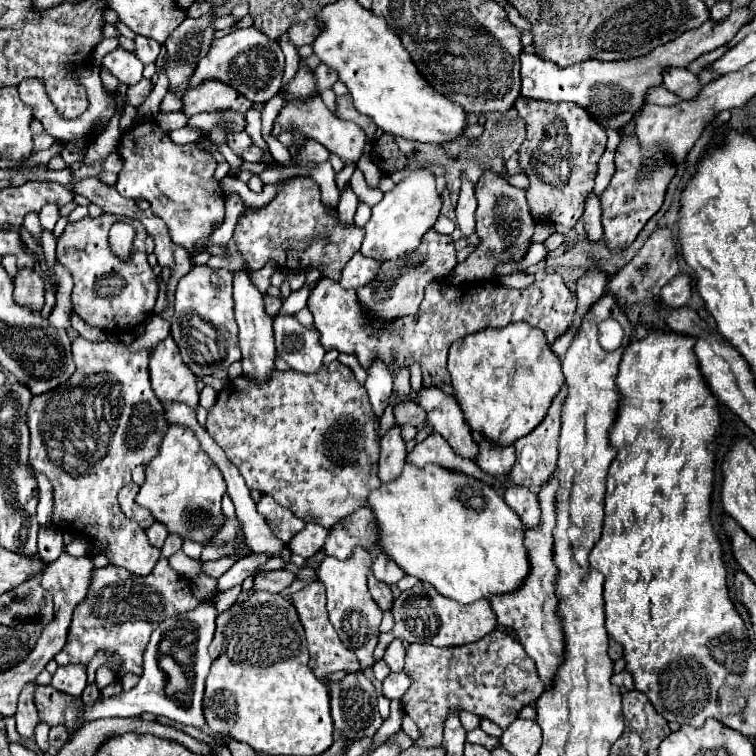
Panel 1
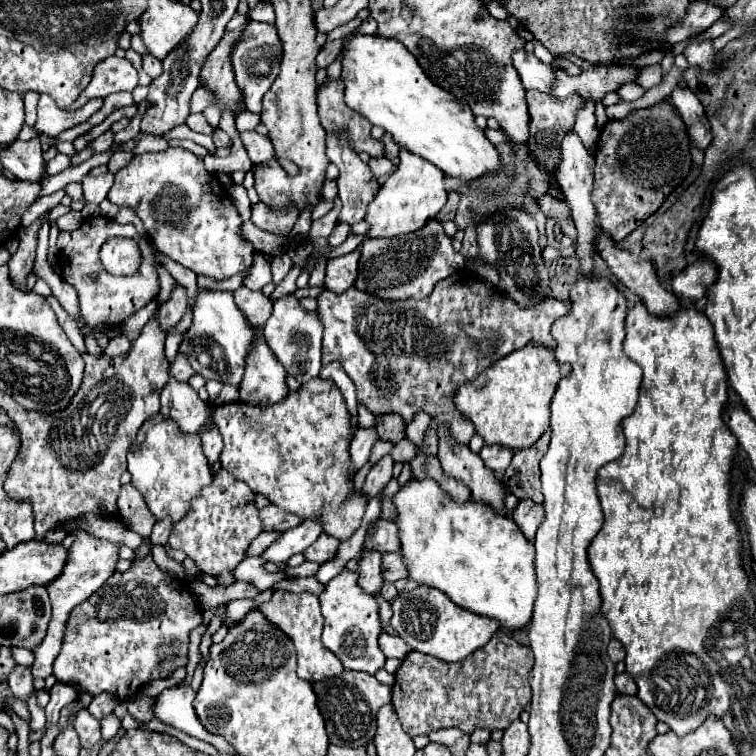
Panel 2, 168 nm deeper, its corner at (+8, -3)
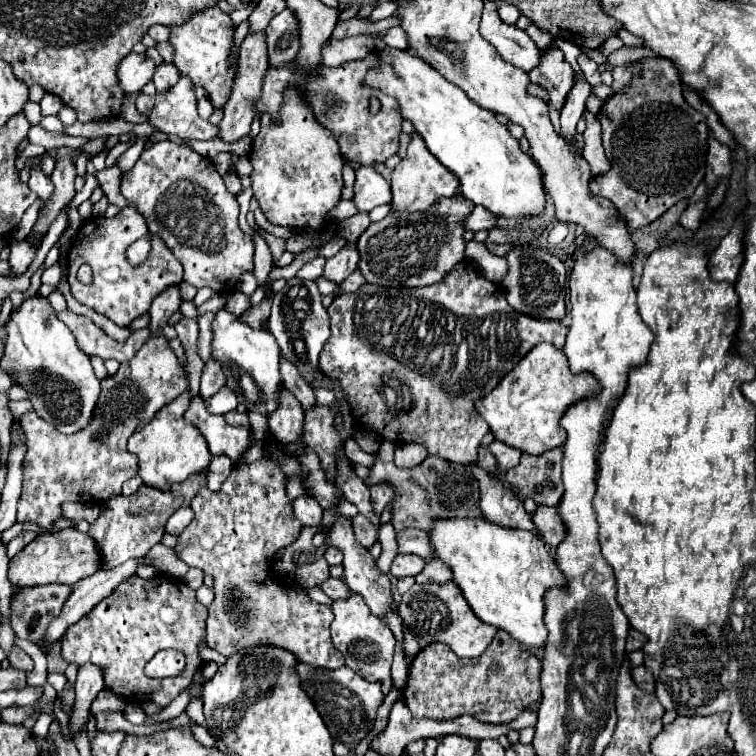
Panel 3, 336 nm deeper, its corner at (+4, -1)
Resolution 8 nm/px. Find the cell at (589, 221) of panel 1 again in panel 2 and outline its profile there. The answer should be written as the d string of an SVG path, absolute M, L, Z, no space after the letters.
M568 131L562 139L560 145L560 165L554 171L554 183L558 185L558 189L562 191L562 195L566 197L566 201L572 207L572 217L578 229L578 247L576 247L576 255L580 259L582 265L582 275L590 275L592 273L592 261L594 261L594 239L598 233L596 227L596 211L594 205L590 203L590 195L592 195L592 183L594 183L594 159L588 153L588 149L584 147L584 143L580 141L580 137L574 131Z

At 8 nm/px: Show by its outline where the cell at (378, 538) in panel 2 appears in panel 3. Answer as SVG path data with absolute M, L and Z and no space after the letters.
M402 529L396 533L398 553L414 553L430 561L434 557L432 547L428 545L428 535L422 529Z

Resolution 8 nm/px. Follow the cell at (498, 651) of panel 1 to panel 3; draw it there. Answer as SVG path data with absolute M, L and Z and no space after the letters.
M498 631L488 649L476 657L476 659L460 659L452 653L452 649L444 643L430 643L426 645L410 663L408 667L408 679L404 685L404 703L418 719L434 719L434 721L446 721L456 719L460 715L470 715L482 723L494 723L494 725L506 725L514 721L524 709L528 709L532 703L540 699L540 659L530 653L528 649L522 649L514 637L510 637L506 631Z

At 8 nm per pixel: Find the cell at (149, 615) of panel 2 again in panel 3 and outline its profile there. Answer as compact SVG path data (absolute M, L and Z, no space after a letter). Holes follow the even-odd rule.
M138 575L128 577L122 585L118 585L118 589L102 599L90 613L86 613L86 617L82 617L78 623L70 625L70 629L66 631L66 635L62 637L62 659L70 665L84 665L84 663L94 663L102 669L102 677L104 677L104 687L114 691L116 695L122 695L124 701L128 703L146 703L152 701L156 705L168 705L184 687L190 685L194 673L200 669L200 657L198 657L198 643L204 639L206 635L206 617L208 617L208 609L198 603L196 599L196 591L190 589L184 581L180 579L170 579L168 575L154 575L152 579L142 579ZM160 649L178 649L186 655L186 669L176 675L176 677L168 677L168 679L150 679L144 675L144 665L146 661L150 661L156 651Z

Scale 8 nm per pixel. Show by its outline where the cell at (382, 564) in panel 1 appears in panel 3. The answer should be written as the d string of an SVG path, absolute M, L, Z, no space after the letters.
M396 555L390 567L390 575L394 577L406 577L406 575L418 575L426 565L426 559L418 555Z

